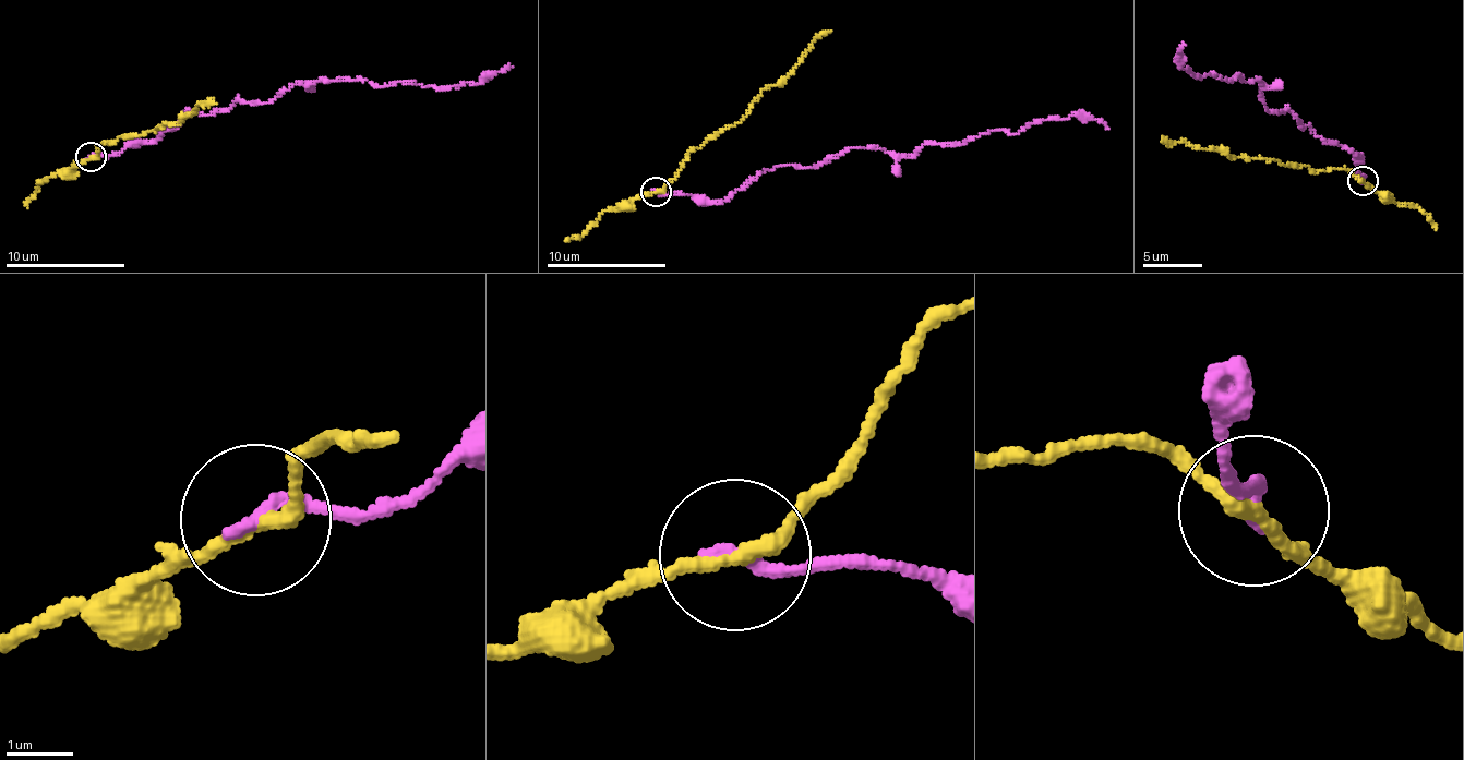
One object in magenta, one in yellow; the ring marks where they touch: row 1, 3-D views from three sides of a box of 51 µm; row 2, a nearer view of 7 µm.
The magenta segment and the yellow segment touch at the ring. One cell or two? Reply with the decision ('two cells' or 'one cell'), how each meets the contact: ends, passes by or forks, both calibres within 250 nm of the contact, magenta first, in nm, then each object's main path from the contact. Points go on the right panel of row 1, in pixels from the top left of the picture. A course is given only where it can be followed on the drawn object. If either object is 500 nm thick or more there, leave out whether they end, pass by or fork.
two cells | magenta ends | yellow passes by | 200/200 nm | magenta via (1364, 180), (1342, 145), (1298, 128), (1290, 111), (1266, 110), (1256, 80), (1184, 69), (1177, 57), (1185, 45) | yellow via (1364, 180), (1345, 169), (1314, 170), (1278, 160), (1235, 156), (1161, 141)

